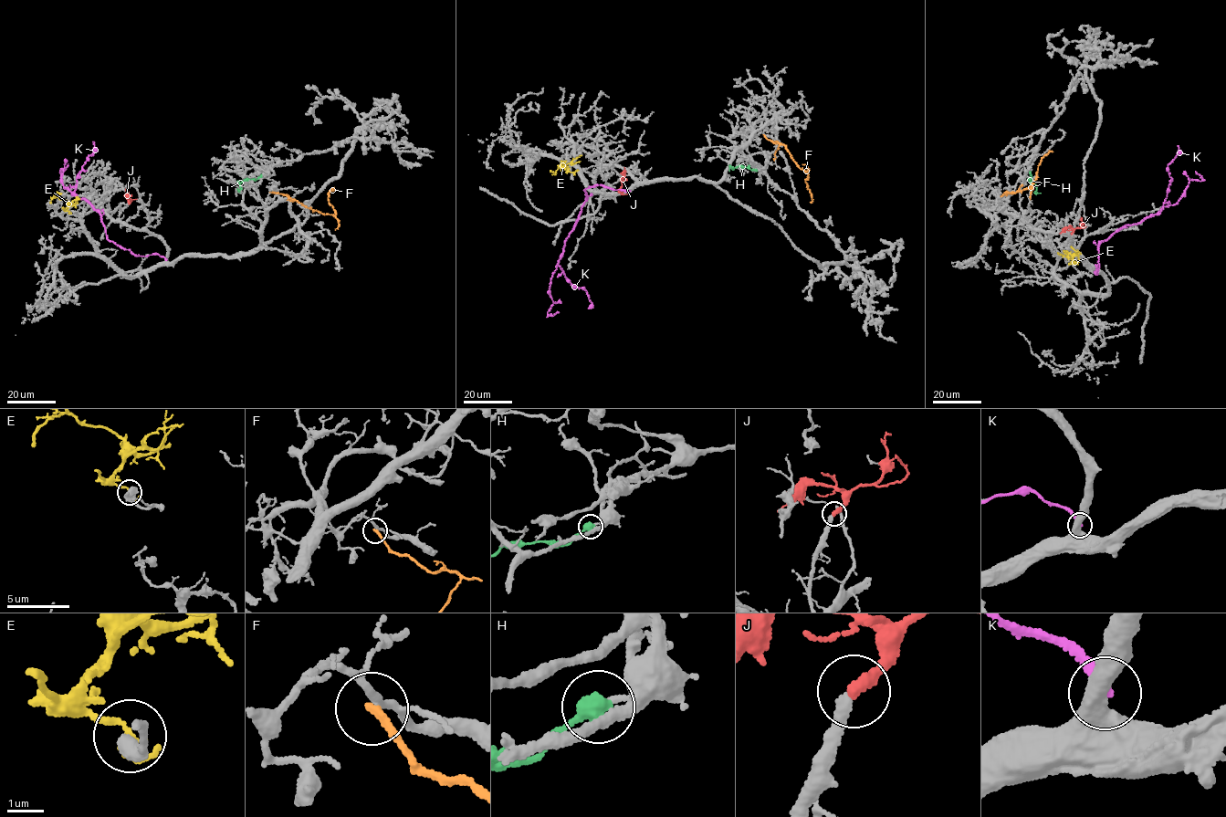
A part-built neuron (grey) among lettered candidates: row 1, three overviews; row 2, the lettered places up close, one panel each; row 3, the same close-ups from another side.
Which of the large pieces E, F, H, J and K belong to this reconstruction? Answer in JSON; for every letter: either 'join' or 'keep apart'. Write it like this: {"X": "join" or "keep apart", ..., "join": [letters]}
{"E": "keep apart", "F": "keep apart", "H": "keep apart", "J": "join", "K": "keep apart", "join": ["J"]}

